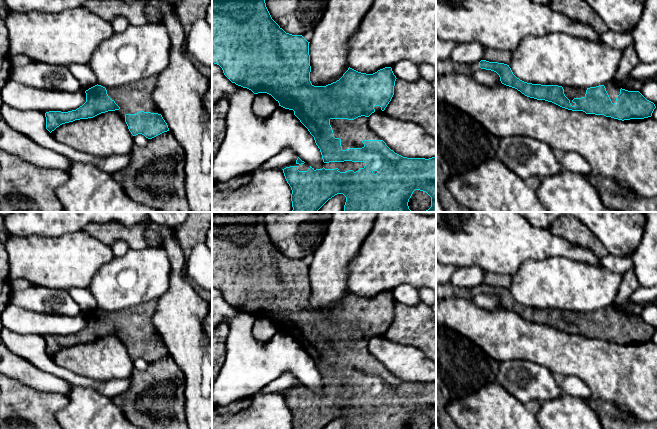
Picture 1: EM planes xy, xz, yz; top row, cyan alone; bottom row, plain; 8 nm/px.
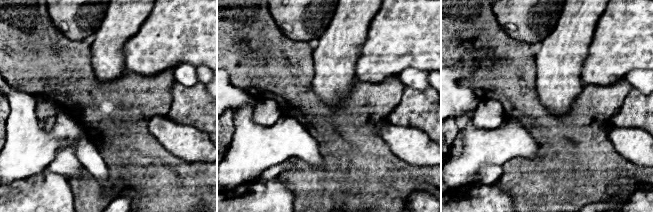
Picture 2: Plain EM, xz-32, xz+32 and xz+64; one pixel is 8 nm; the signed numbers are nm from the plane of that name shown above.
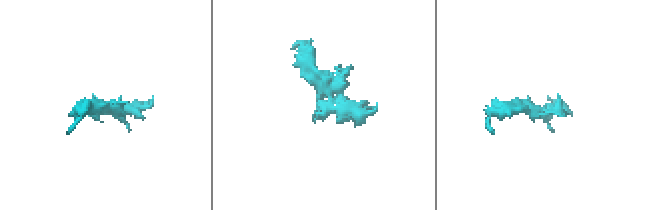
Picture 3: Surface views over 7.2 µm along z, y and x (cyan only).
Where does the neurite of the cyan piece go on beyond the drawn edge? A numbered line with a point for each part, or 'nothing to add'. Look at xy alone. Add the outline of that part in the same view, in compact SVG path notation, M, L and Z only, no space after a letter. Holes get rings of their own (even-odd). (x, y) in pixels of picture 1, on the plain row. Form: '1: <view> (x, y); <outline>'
1: xy (135, 321); M148 301L124 310L106 312L108 320L120 331L115 334L124 344L126 338L140 335L161 338L152 323L156 301Z

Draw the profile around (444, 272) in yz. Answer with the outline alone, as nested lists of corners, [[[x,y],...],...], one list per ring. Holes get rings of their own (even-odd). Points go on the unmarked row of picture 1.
[[[436,260],[436,285],[448,285],[453,272],[459,267],[442,264]]]

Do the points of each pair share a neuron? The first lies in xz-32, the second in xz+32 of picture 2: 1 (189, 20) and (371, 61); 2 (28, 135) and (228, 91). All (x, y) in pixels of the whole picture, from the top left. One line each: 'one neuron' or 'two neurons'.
1: one neuron
2: two neurons

